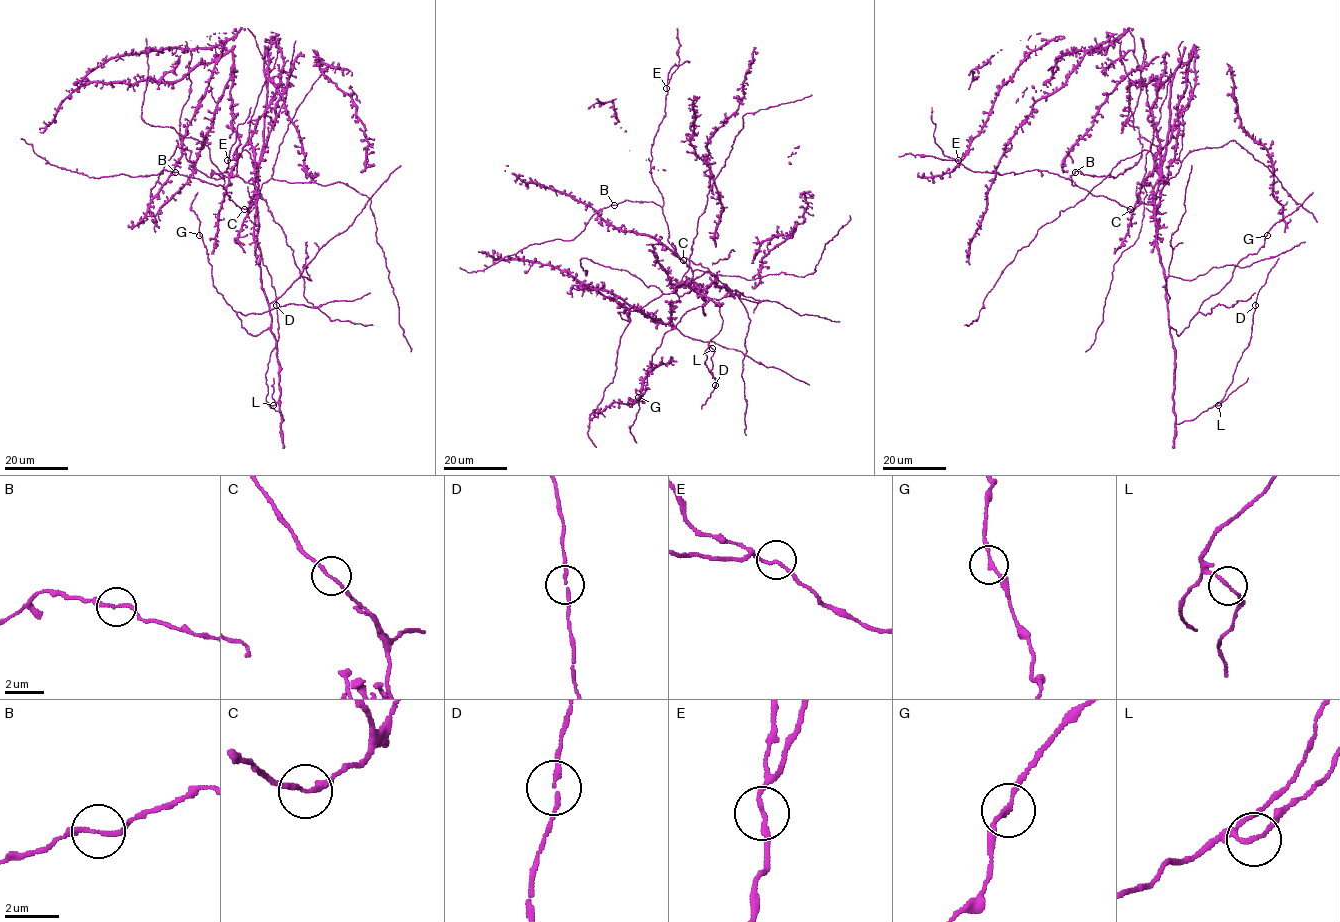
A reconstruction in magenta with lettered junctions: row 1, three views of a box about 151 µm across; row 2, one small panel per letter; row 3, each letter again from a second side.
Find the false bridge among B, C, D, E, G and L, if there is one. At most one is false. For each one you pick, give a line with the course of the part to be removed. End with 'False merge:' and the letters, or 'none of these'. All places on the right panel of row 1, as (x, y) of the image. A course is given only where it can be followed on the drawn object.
False merge: none of these

